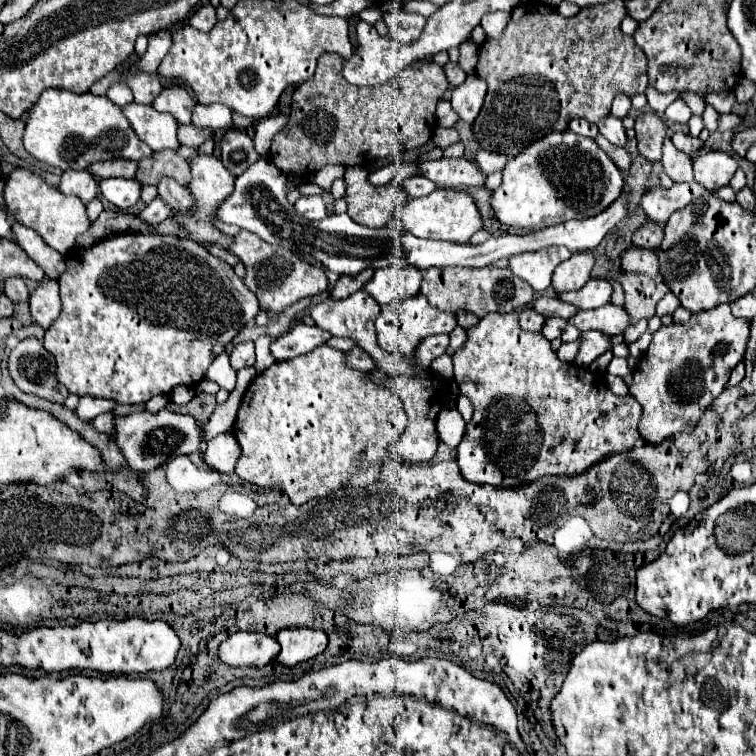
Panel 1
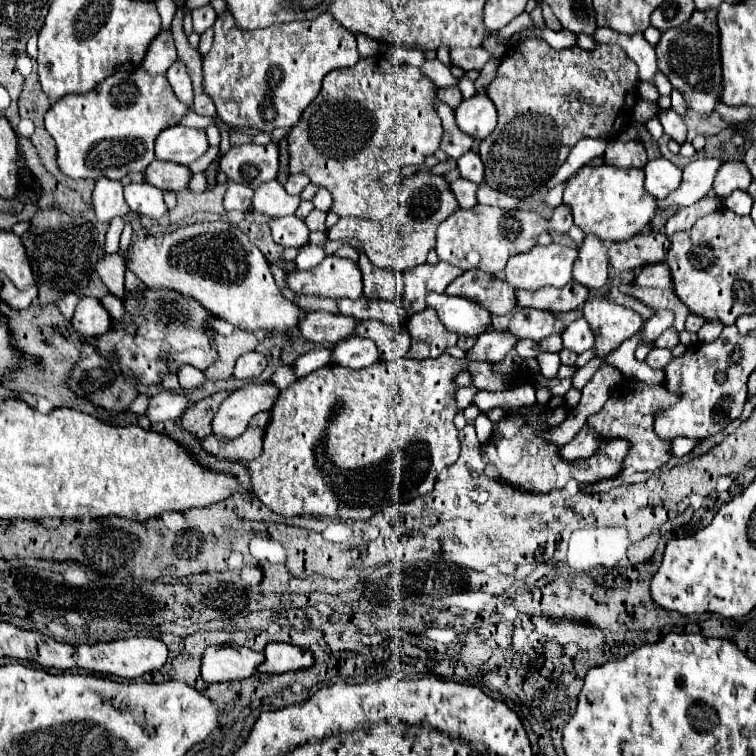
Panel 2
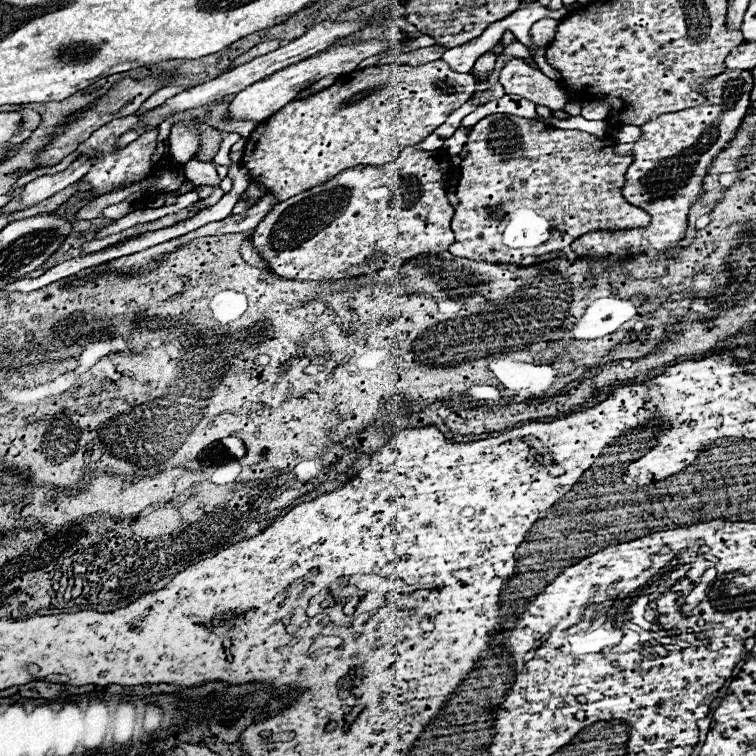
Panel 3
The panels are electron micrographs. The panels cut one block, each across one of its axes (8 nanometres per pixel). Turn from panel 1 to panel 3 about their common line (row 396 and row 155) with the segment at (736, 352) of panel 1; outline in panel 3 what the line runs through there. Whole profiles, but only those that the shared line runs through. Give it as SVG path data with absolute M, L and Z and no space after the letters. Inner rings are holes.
M730 70L722 72L720 76L706 80L700 86L700 94L706 96L706 102L696 106L696 108L688 108L686 110L678 110L678 112L668 112L668 114L660 114L654 120L648 120L646 124L642 124L642 136L640 140L634 144L634 162L626 172L626 184L622 188L622 196L628 204L642 208L644 212L650 214L650 224L646 228L634 228L634 230L592 230L590 234L580 236L576 242L572 242L572 252L576 252L580 258L586 258L586 254L590 250L594 250L592 258L592 272L594 276L598 276L604 268L616 264L622 258L646 252L650 248L654 248L656 252L666 252L670 248L674 248L686 232L686 220L688 220L688 210L690 204L694 204L700 196L702 196L702 180L712 164L712 160L720 154L720 150L726 148L726 142L730 140L730 134L736 132L736 128L742 124L748 106L750 106L750 92L752 92L752 76L748 70Z

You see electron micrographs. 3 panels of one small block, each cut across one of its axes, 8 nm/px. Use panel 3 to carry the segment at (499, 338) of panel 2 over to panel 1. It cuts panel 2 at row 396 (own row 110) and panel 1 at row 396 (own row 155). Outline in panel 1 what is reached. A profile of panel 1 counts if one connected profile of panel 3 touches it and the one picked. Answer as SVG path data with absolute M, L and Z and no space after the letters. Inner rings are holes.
M322 344L322 346L318 346L316 350L312 350L304 356L272 364L268 370L264 370L262 374L258 374L250 382L248 390L244 392L244 398L242 398L242 404L240 404L240 410L238 410L238 418L236 418L236 424L234 424L234 428L236 428L234 436L236 436L236 440L242 448L242 458L238 460L236 474L242 480L246 480L250 484L256 484L260 488L278 488L278 490L286 492L288 498L292 500L292 504L306 504L308 500L328 496L330 492L340 490L340 488L366 488L366 486L376 484L380 480L382 466L390 460L390 444L394 444L402 436L406 424L408 424L408 416L404 412L404 406L402 406L400 398L394 394L394 390L390 390L384 384L376 384L374 380L368 378L366 372L358 372L358 370L350 368L344 352Z

